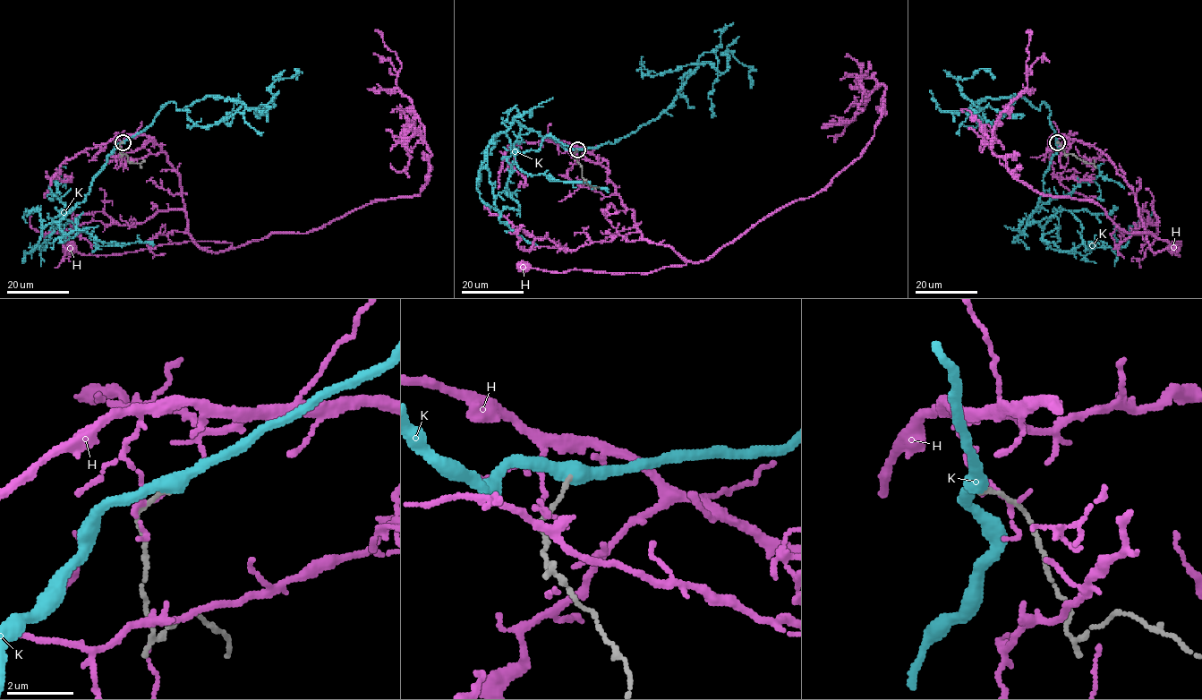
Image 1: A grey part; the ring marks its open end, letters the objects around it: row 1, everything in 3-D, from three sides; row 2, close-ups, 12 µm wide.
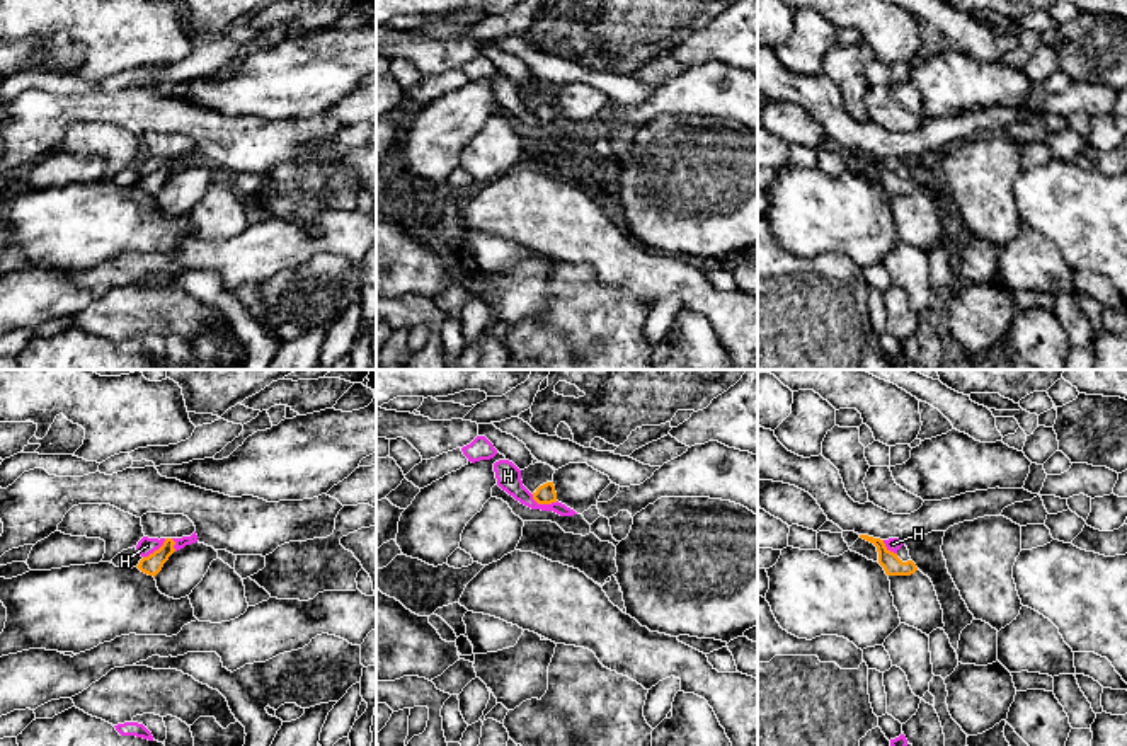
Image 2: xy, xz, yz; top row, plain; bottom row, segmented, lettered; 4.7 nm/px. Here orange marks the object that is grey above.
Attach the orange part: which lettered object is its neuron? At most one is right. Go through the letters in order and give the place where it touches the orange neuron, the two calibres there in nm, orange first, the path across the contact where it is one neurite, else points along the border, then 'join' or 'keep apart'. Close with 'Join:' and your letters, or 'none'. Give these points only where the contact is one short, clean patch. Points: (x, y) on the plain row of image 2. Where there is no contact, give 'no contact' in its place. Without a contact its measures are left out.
H: contact xz (543, 121); calibres 100 and 120 nm; border xz (532, 113), (538, 121), (557, 120); keep apart
K: no contact; keep apart
Join: none

